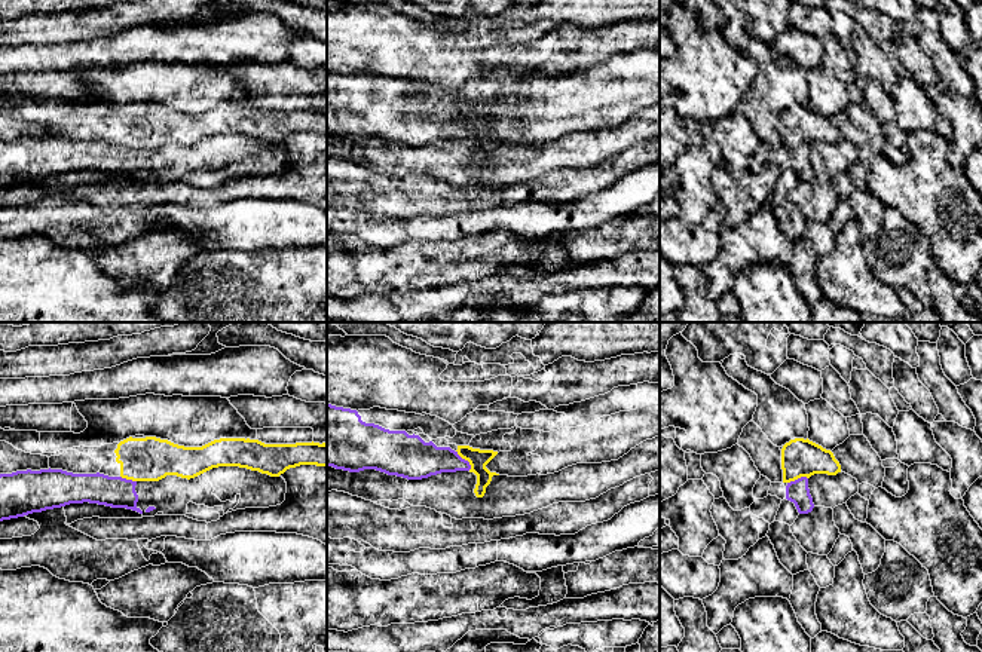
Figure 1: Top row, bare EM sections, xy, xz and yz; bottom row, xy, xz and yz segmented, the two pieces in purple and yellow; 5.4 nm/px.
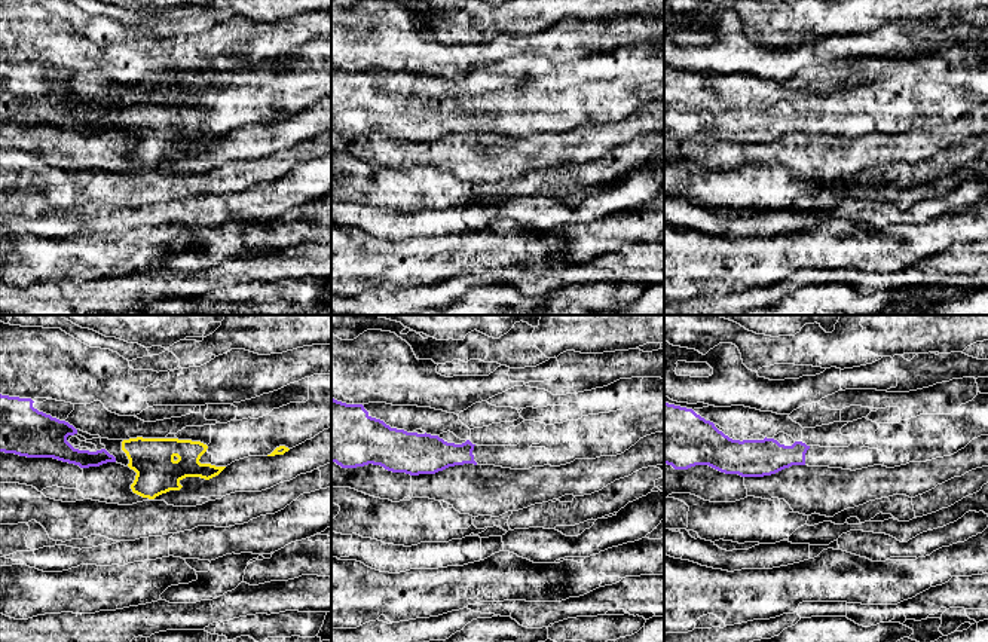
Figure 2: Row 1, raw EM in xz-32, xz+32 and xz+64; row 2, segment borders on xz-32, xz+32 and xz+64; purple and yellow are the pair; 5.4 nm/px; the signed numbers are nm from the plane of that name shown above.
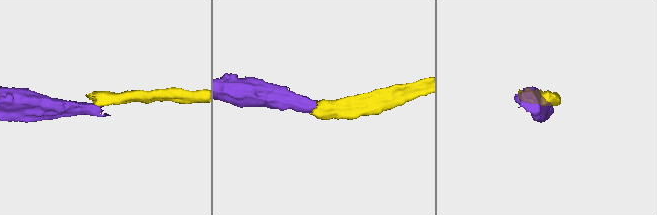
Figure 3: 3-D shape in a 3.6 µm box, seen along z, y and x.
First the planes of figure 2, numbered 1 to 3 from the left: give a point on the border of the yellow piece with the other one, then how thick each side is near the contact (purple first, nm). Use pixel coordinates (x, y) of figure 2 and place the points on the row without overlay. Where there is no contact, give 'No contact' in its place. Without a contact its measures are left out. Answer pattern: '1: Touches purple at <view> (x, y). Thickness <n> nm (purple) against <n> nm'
1: No contact
2: No contact
3: No contact

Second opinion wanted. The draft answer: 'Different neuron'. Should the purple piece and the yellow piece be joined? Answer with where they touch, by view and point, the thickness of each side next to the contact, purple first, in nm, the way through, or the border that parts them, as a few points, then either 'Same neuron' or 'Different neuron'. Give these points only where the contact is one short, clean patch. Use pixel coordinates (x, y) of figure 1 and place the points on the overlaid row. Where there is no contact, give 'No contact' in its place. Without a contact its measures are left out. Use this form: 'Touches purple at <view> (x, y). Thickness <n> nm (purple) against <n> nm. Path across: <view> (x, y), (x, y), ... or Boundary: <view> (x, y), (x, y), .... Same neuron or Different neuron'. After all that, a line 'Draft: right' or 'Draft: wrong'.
Touches purple at xz (464, 459). Thickness 200 nm (purple) against 100 nm. Boundary: xz (456, 450), (468, 462), (470, 470). Different neuron
Draft: right

